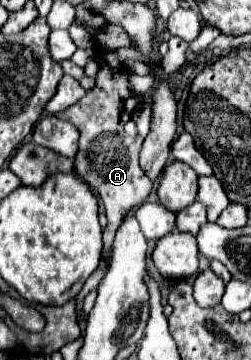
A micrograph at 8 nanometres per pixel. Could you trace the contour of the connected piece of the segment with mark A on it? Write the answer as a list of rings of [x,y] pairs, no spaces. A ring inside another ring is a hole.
[[[100,61],[100,69],[96,75],[96,85],[82,97],[76,105],[68,107],[64,113],[58,113],[60,119],[70,121],[80,131],[80,147],[74,157],[74,171],[84,177],[84,181],[102,197],[108,217],[108,229],[103,232],[102,259],[99,267],[106,265],[105,258],[108,255],[108,247],[112,245],[114,233],[124,221],[124,217],[144,203],[144,199],[150,195],[152,181],[144,175],[144,171],[138,165],[138,153],[142,147],[142,137],[128,137],[124,133],[124,125],[132,113],[144,103],[146,95],[138,95],[130,87],[130,67],[120,63],[118,67],[110,67],[106,61]]]

